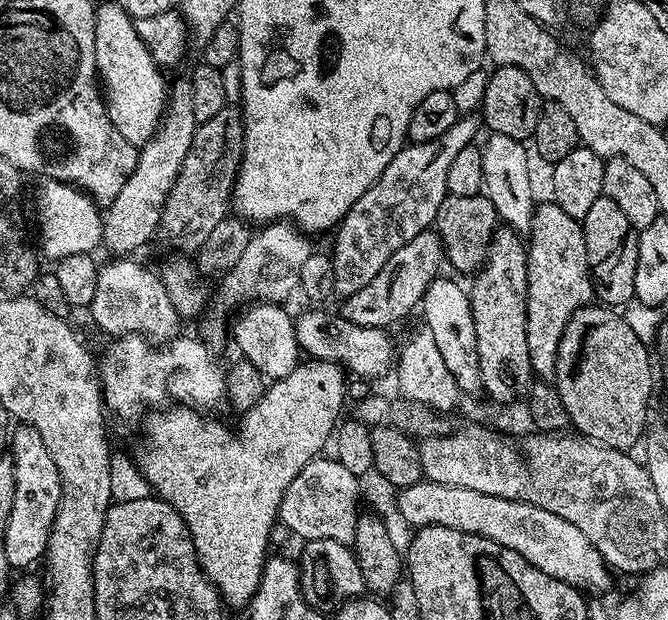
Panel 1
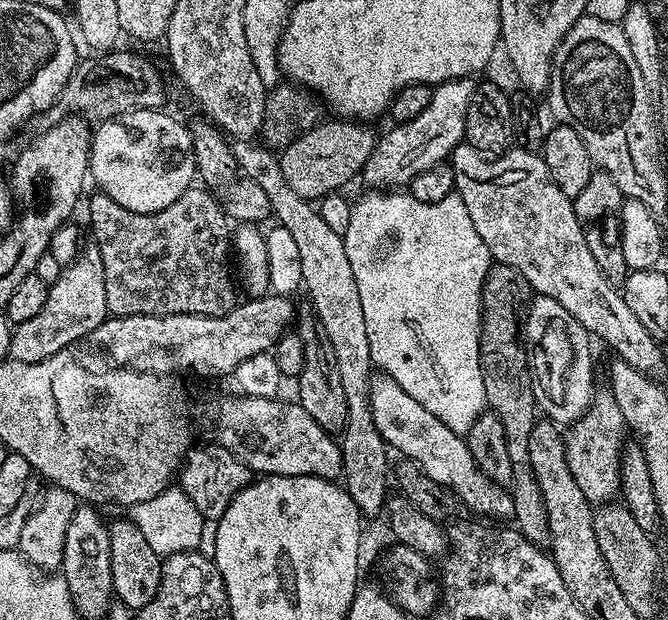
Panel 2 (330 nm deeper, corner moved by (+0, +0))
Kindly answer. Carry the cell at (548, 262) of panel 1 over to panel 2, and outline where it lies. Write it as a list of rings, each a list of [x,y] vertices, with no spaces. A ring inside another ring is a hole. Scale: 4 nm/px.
[[[609,390],[597,391],[592,398],[592,405],[567,429],[564,436],[566,462],[574,482],[578,482],[582,494],[586,494],[589,504],[599,506],[612,501],[621,495],[620,473],[621,457],[625,451],[626,429],[622,410],[614,402],[614,394]]]

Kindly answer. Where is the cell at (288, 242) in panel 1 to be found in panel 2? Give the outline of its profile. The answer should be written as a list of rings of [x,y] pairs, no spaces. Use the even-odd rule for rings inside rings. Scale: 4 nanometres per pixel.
[[[468,78],[447,80],[445,84],[435,85],[430,106],[426,106],[418,118],[392,126],[385,136],[381,135],[377,139],[376,149],[364,167],[362,180],[376,190],[396,190],[411,185],[412,179],[422,170],[430,170],[430,166],[445,163],[465,139],[464,119],[473,87],[473,81]]]

